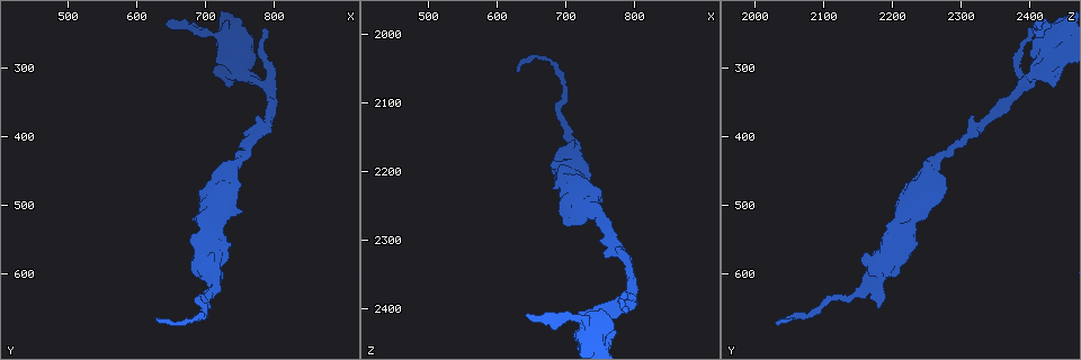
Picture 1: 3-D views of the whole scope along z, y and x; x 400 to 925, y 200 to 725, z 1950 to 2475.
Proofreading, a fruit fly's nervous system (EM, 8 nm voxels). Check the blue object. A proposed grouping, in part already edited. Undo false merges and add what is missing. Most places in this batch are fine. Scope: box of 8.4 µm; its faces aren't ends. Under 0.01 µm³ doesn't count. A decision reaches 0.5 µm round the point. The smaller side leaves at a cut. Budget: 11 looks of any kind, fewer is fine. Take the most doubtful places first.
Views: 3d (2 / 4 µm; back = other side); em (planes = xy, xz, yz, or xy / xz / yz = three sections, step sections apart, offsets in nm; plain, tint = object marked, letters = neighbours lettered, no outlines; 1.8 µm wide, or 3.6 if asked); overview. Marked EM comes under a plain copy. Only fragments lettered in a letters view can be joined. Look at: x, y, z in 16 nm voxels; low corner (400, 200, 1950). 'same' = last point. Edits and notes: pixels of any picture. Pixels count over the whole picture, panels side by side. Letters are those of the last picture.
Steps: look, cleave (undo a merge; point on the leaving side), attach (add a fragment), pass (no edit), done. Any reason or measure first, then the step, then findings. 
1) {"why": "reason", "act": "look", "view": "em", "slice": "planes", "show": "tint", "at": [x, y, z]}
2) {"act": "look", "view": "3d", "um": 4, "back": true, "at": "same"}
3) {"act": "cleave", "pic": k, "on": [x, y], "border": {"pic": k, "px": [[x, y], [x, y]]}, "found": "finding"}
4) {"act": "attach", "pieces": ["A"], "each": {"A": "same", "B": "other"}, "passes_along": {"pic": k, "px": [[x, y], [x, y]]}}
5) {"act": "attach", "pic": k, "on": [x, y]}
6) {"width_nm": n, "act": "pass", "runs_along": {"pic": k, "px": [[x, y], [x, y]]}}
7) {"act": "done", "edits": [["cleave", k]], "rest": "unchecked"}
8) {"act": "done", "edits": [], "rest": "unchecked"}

{"why": "long arm stops here", "act": "look", "view": "em", "slice": "planes", "show": "letters", "at": [630, 665, 2055]}

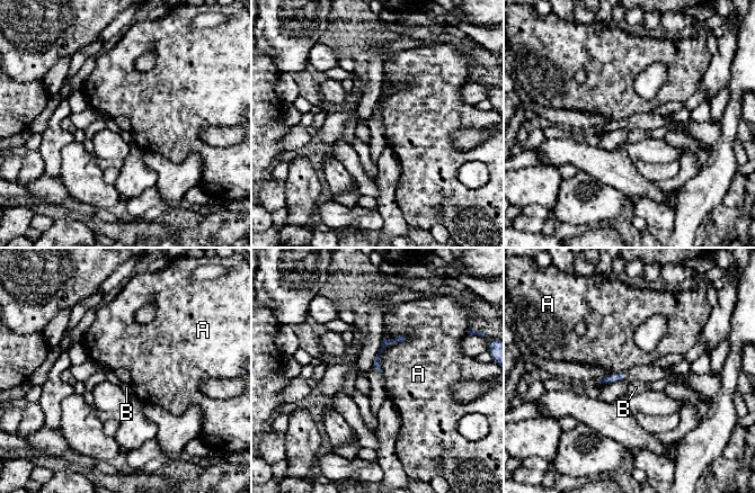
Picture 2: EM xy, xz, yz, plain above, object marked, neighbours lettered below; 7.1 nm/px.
{"act": "pass", "each": {"A": "other", "B": "other"}, "border": {"pic": 2, "px": [[405, 335], [382, 350], [381, 372]]}, "found": "none of them fits"}

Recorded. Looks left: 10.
{"why": "thin end", "act": "look", "view": "em", "um": 3.6, "slice": "xz", "step": 16, "show": "letters", "at": [645, 235, 2415]}

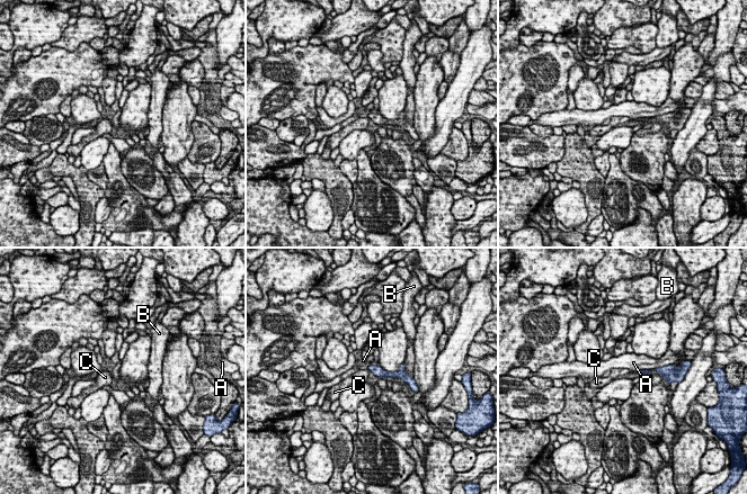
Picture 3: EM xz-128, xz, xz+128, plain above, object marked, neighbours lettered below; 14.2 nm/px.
{"why": "cut it another way", "act": "look", "view": "em", "um": 3.6, "slice": "xy", "step": 4, "show": "letters", "at": "same"}

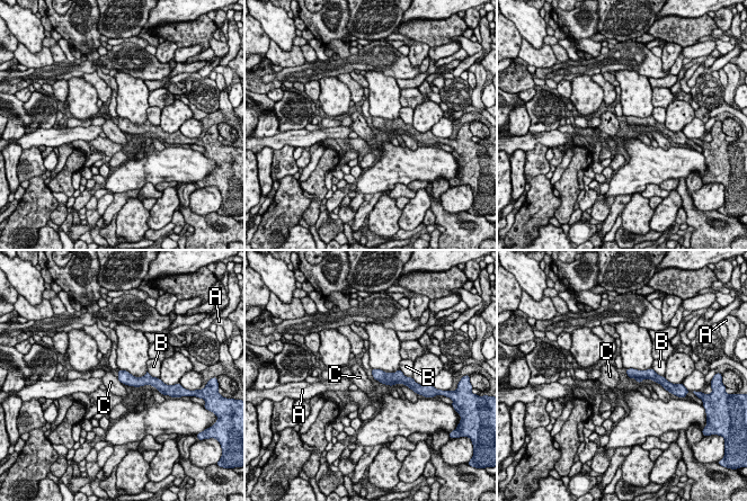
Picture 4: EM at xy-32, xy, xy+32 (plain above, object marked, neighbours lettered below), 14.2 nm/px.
{"width_nm": 130, "act": "pass", "each": {"A": "other", "B": "other", "C": "other"}, "border": {"pic": 4, "px": [[116, 377], [123, 384]]}, "found": "no lettered fragment goes on from it"}

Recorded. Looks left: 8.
{"why": "thick turns thin", "act": "look", "view": "em", "slice": "xz", "step": 16, "show": "tint", "at": [745, 435, 2260]}

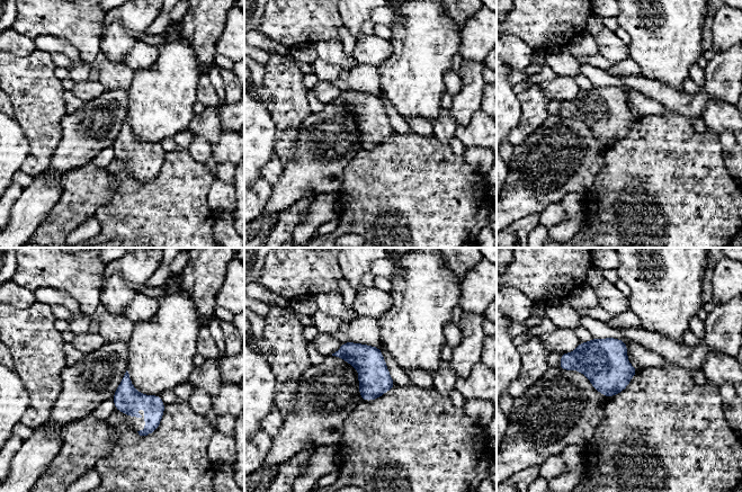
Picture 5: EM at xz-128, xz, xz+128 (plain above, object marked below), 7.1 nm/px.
{"act": "look", "view": "em", "slice": "xz", "step": 16, "show": "letters", "at": "same"}

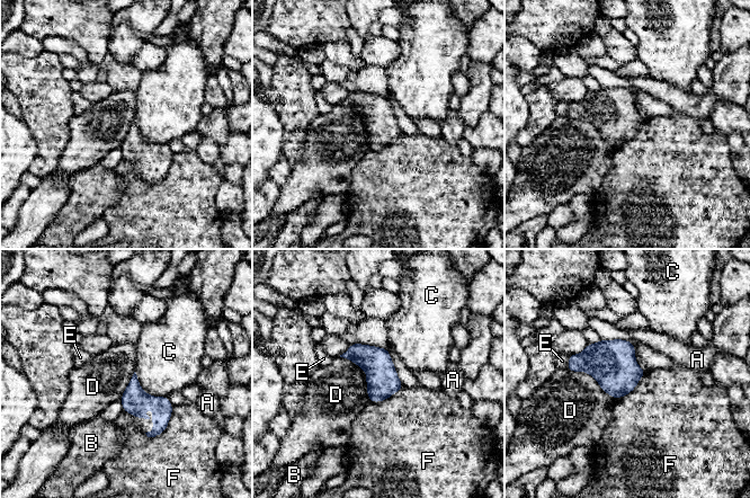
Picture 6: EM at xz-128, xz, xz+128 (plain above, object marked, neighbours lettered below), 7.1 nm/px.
{"width_nm": 90, "act": "pass", "each": {"A": "other", "B": "other", "C": "other", "D": "other", "E": "other", "F": "other"}, "border": {"pic": 6, "px": [[339, 356], [365, 372], [371, 400]]}, "found": "all the same cell"}

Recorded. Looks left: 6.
{"why": "an open end", "act": "look", "view": "em", "slice": "planes", "show": "letters", "at": [710, 650, 2180]}

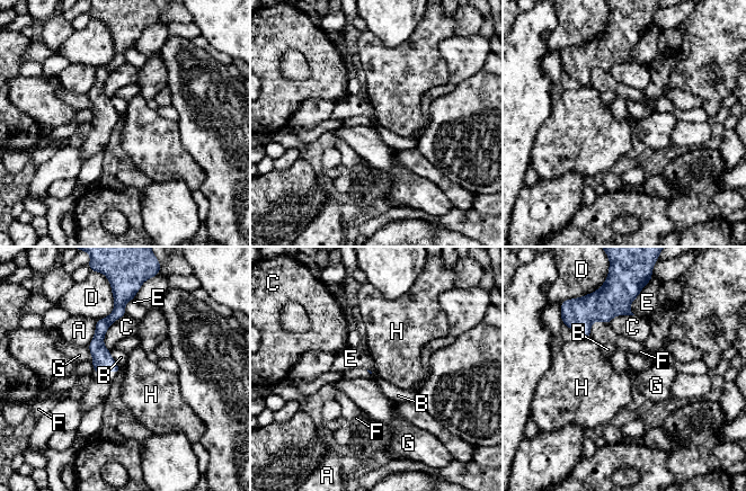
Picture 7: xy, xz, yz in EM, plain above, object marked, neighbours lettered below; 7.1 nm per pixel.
{"act": "pass", "each": {"A": "other", "B": "other", "C": "other", "D": "other", "E": "other", "F": "other", "G": "other", "H": "other"}, "runs_along": {"pic": 7, "px": [[122, 305], [99, 332], [97, 369]]}, "found": "none of them fits"}

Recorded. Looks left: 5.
{"act": "done", "edits": [], "rest": "unchecked"}

